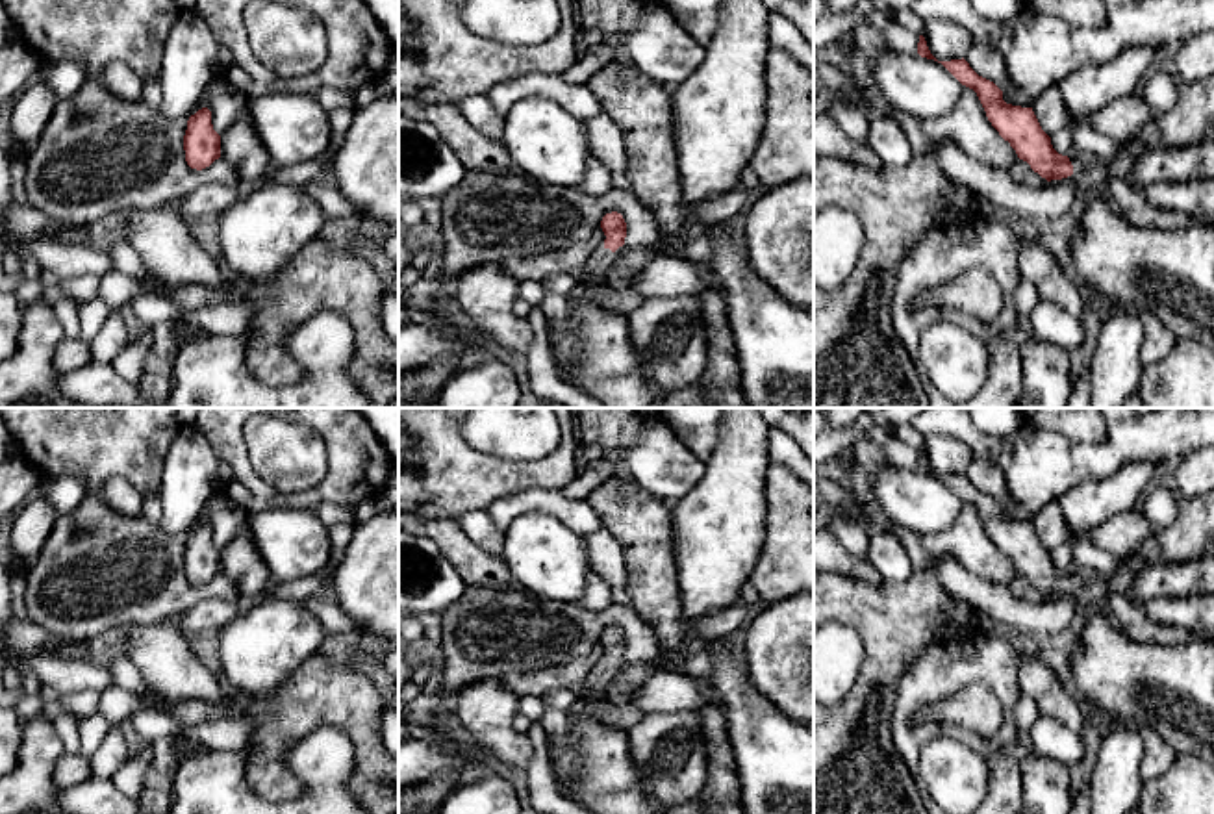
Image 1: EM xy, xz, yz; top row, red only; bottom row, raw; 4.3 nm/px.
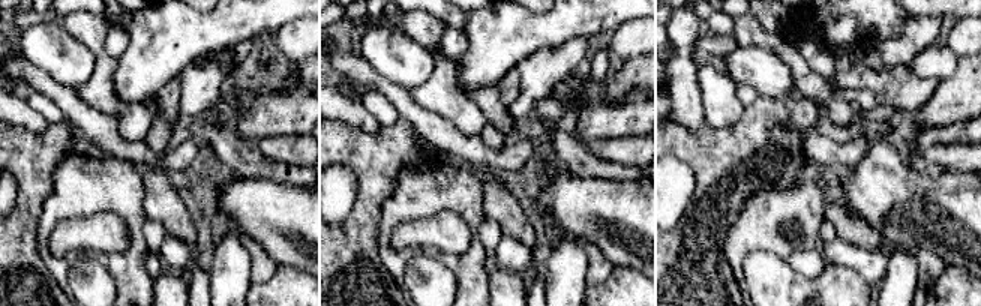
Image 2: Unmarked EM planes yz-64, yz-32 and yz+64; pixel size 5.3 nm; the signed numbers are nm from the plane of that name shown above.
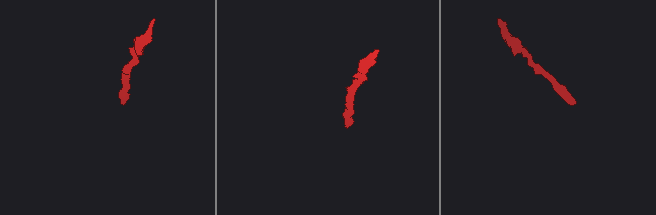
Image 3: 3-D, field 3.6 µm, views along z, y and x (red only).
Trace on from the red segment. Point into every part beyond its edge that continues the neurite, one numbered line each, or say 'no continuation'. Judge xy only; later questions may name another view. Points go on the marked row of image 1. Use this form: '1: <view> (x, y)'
no continuation

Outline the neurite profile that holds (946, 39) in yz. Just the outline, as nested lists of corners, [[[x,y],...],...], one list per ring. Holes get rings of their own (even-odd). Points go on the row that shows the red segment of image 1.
[[[942,19],[925,22],[921,35],[927,41],[930,54],[938,61],[962,59],[975,43],[967,30],[951,20]]]

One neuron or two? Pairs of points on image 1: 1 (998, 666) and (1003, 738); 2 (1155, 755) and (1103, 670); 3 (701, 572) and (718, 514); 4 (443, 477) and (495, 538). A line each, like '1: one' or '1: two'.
1: one
2: two
3: one
4: two

